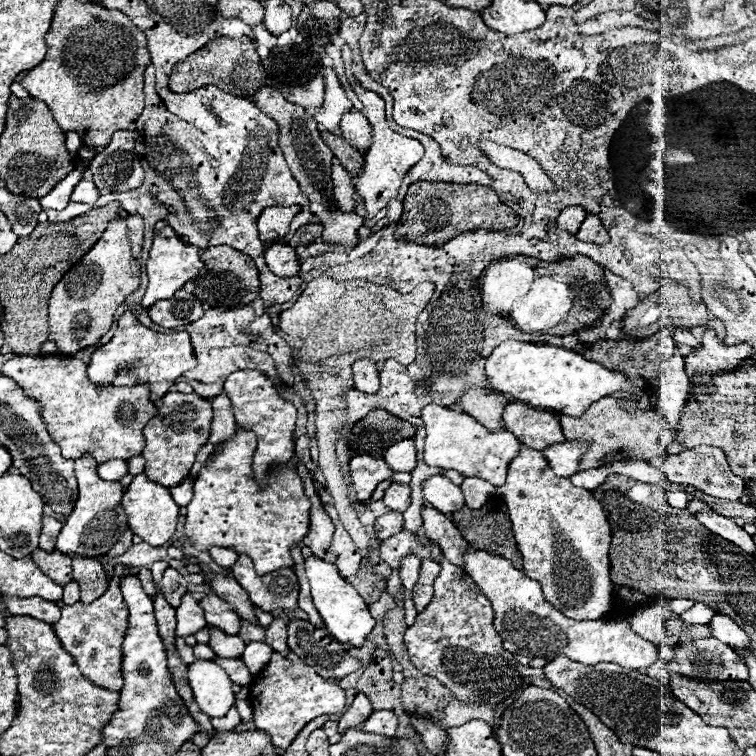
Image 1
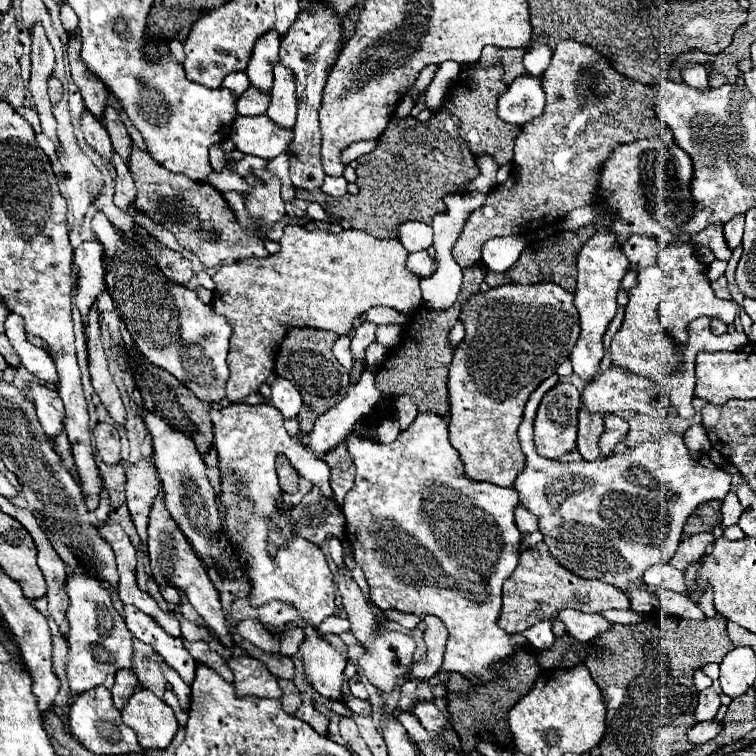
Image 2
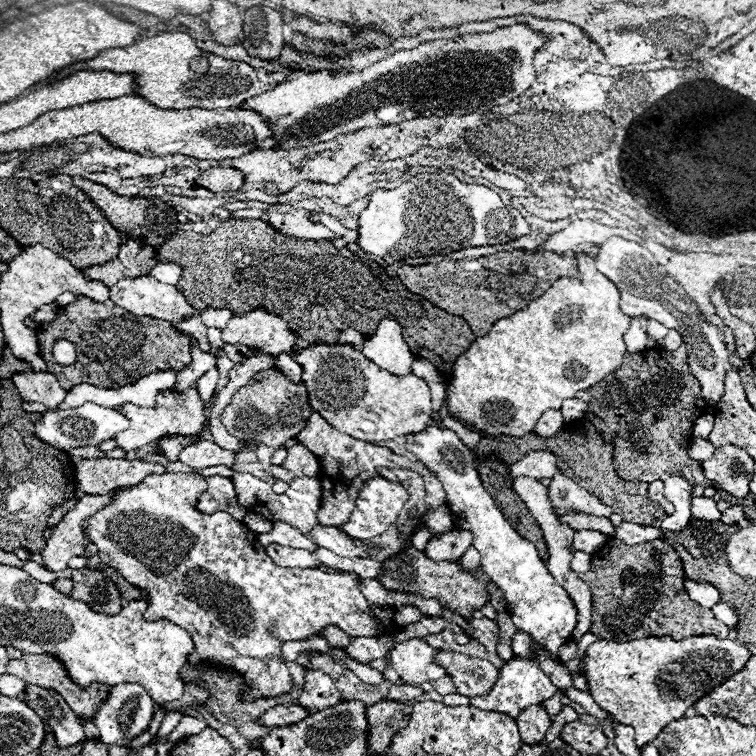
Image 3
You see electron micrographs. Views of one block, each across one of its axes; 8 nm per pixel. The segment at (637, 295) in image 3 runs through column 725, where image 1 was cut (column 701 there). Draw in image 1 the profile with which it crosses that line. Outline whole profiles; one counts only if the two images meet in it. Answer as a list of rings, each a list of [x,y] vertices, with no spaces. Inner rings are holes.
[[[712,328],[704,330],[702,342],[698,348],[692,348],[686,356],[686,372],[690,378],[696,376],[716,376],[716,374],[728,374],[738,370],[752,352],[752,346],[748,342],[742,344],[724,344],[718,340],[716,332]]]

